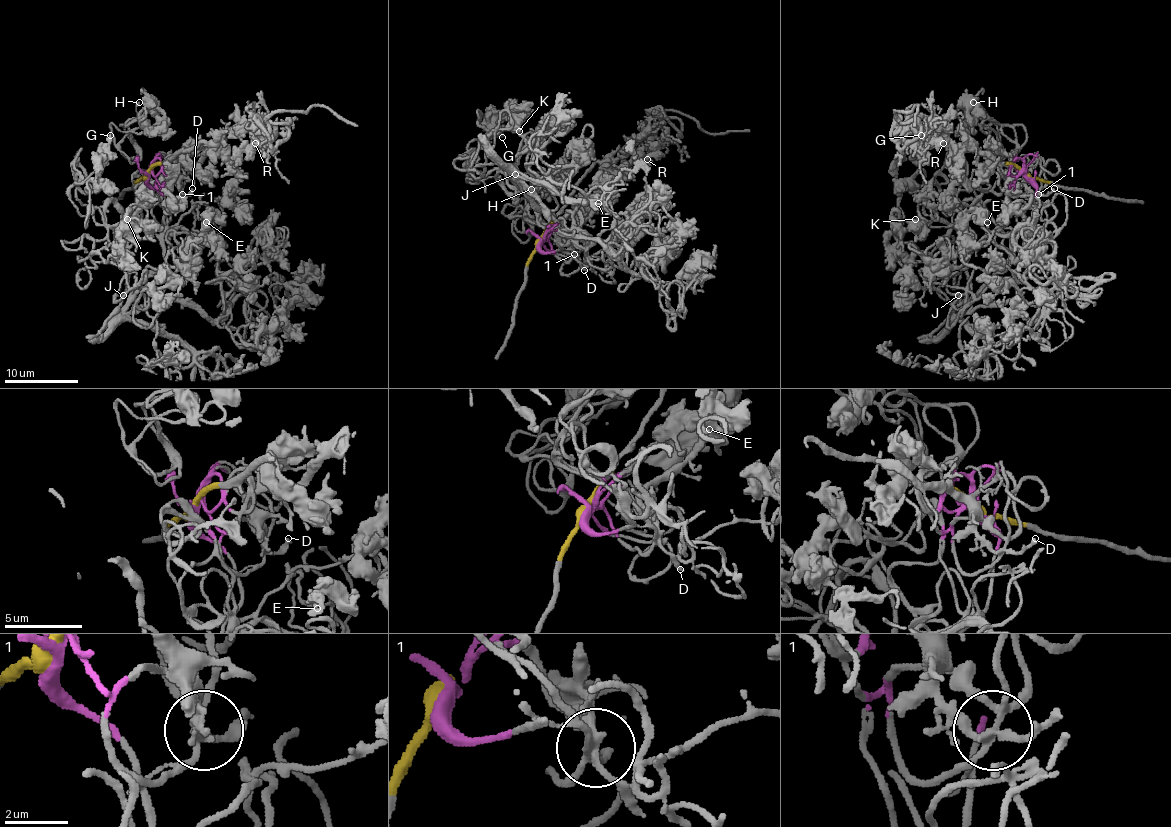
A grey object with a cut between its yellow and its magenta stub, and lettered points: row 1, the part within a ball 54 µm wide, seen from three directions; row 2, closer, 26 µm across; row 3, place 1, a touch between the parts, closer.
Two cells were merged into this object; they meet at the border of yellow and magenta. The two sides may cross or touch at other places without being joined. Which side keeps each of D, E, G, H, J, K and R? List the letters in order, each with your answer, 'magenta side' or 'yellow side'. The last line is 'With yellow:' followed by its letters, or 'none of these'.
D: yellow side
E: magenta side
G: magenta side
H: magenta side
J: magenta side
K: magenta side
R: yellow side
With yellow: D, R

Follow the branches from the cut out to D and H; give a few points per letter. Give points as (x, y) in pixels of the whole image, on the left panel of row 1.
D: (147, 175), (175, 153), (205, 142), (214, 147), (197, 162), (182, 162), (173, 171), (182, 194), (192, 188)
H: (147, 175), (140, 168), (125, 123), (140, 118), (138, 101)

